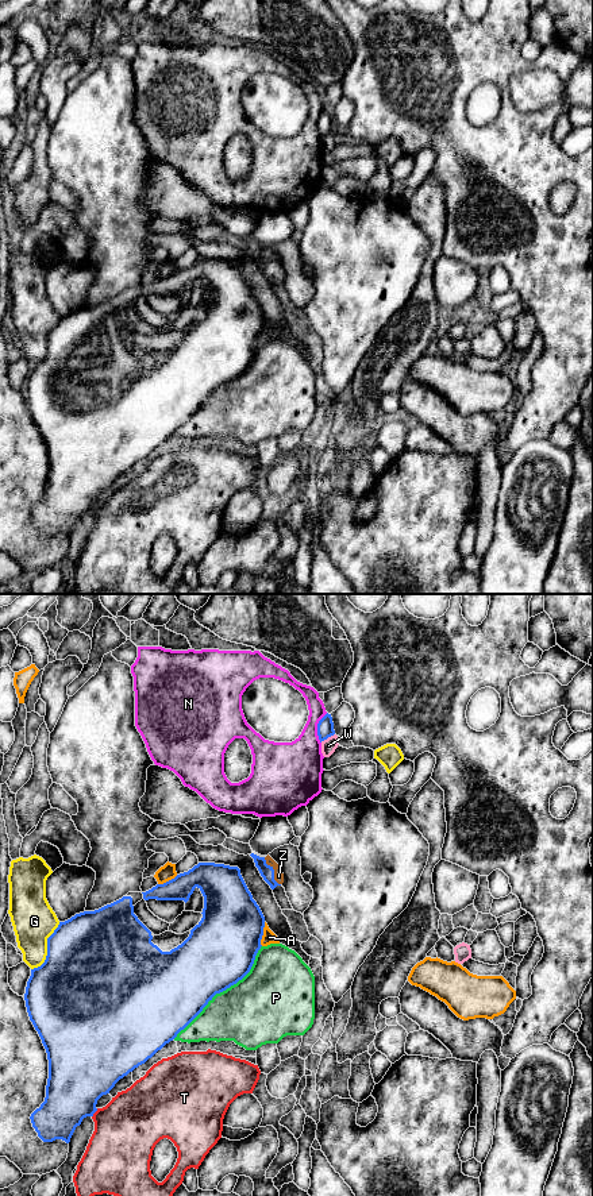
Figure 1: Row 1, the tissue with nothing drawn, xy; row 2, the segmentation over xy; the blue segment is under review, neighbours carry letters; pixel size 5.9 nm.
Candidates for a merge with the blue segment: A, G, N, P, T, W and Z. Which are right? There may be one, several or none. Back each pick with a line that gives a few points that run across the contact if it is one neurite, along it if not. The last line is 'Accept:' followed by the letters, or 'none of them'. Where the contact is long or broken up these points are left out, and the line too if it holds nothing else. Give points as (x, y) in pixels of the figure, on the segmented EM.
Z: xy (266, 871), (273, 871), (278, 876)
Accept: Z

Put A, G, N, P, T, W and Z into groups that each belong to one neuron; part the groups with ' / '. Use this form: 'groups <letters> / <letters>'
groups A / G / N / P / T / W / Z

